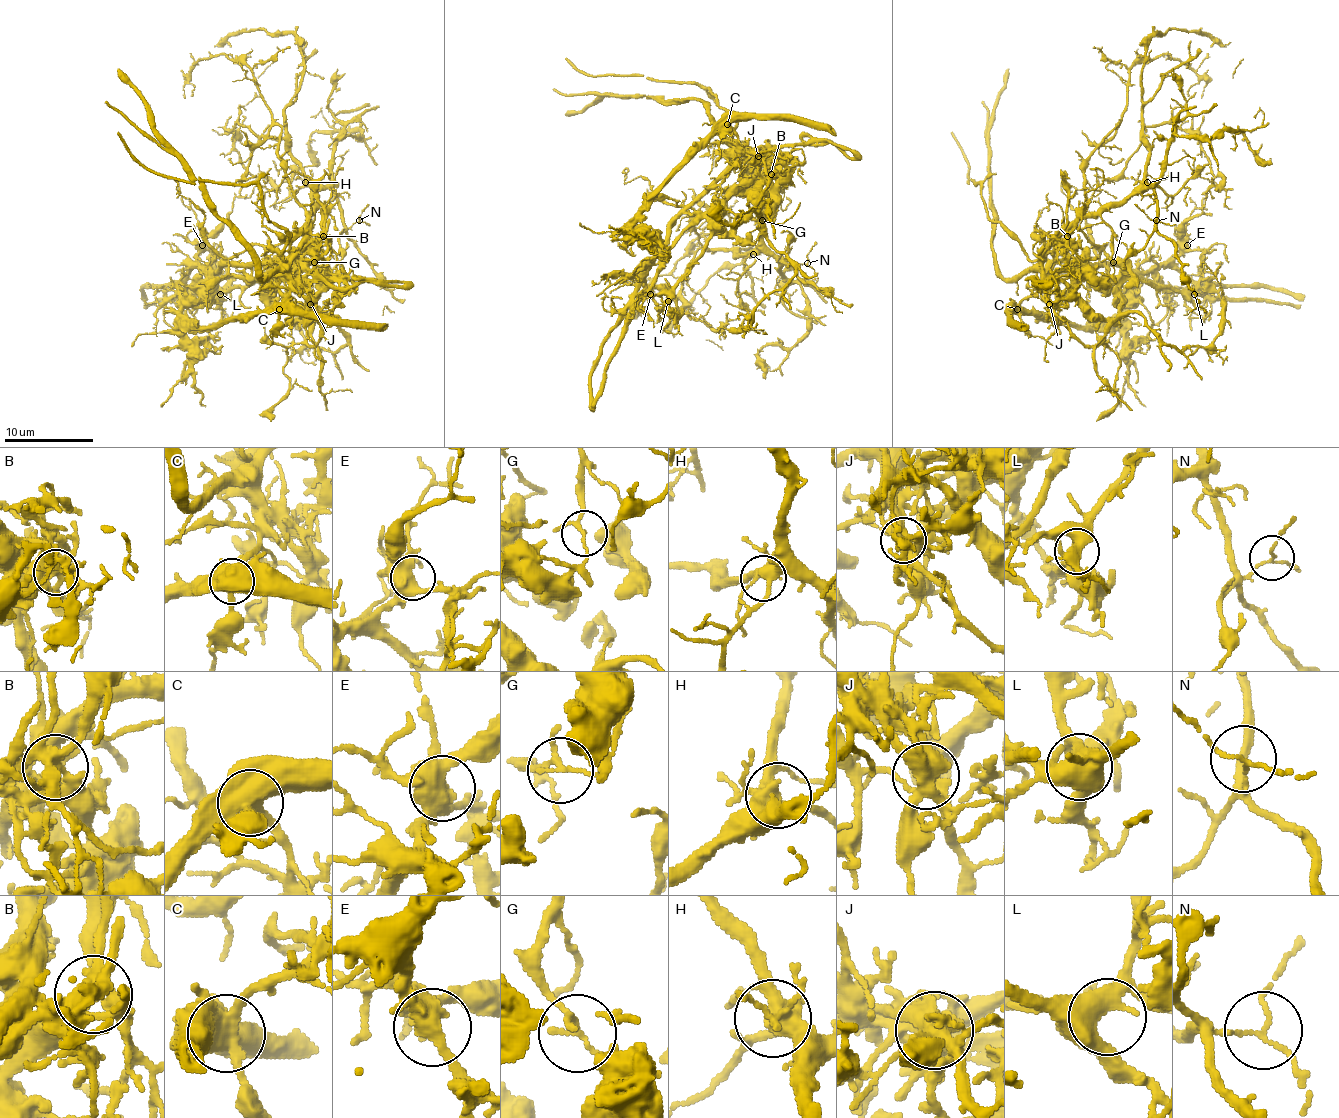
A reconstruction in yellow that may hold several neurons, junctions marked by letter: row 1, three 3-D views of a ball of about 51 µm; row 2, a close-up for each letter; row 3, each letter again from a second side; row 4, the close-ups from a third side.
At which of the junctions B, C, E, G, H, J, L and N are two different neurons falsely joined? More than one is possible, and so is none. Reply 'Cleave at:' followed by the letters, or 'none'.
Cleave at: B, C, G, J

